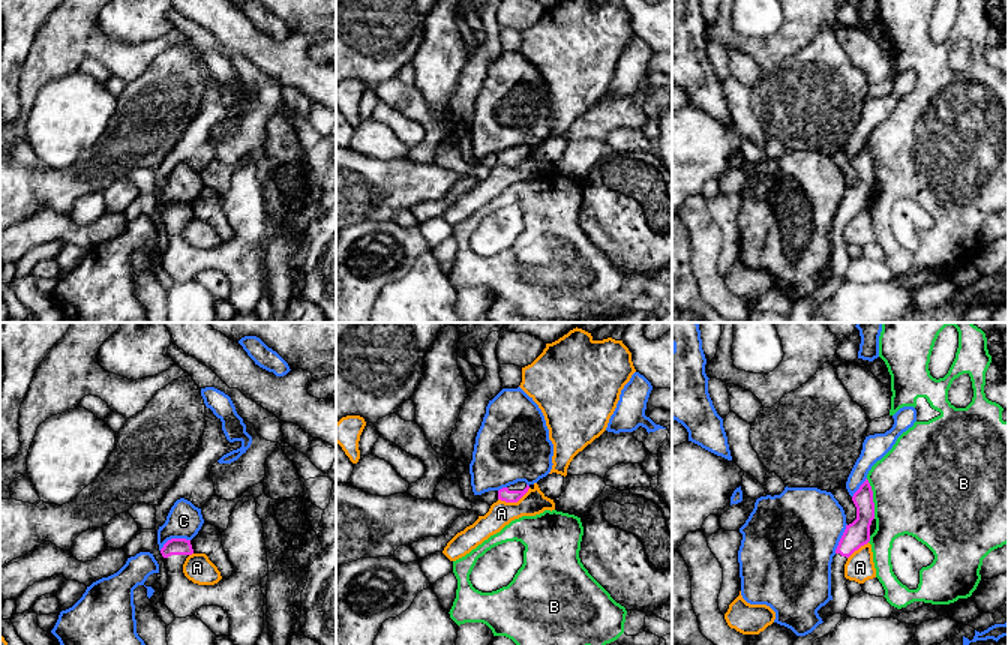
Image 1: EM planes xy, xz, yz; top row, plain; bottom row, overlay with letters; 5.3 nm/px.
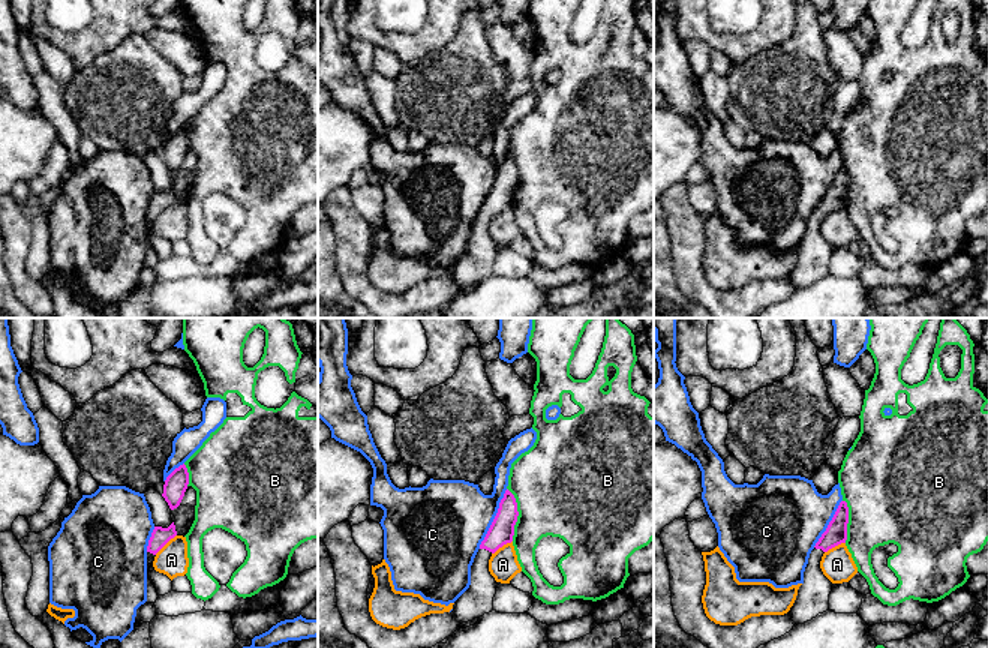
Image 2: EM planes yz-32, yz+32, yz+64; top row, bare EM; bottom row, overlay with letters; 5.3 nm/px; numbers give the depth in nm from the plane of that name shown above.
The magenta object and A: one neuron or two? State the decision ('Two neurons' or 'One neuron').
Two neurons

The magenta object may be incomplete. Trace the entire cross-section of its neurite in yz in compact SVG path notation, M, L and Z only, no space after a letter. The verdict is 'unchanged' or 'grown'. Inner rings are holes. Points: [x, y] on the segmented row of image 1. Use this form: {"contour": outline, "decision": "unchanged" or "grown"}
{"contour": "M866 478L860 489L854 494L852 501L856 507L856 519L846 525L846 530L838 542L836 555L831 562L831 596L832 598L822 606L818 614L825 621L834 614L844 615L850 594L848 579L844 578L844 564L848 558L861 546L870 542L870 525L874 519L873 490Z", "decision": "grown"}

